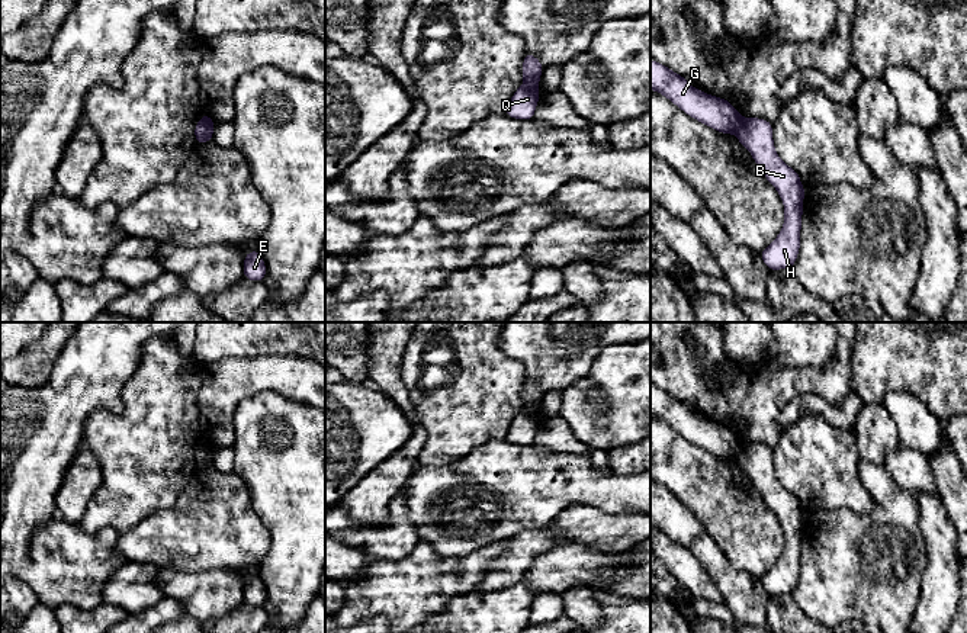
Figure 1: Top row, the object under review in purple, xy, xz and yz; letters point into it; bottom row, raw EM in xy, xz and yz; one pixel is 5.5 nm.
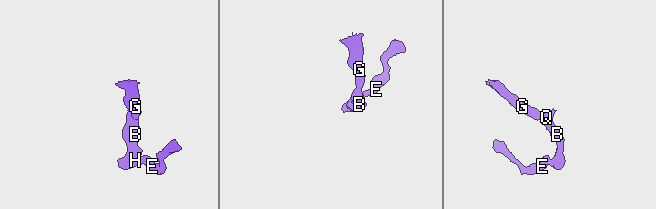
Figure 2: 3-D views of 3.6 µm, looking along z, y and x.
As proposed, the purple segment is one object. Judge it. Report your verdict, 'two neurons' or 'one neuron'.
two neurons

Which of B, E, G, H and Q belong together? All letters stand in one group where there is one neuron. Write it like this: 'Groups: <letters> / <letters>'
Groups: B E H Q / G

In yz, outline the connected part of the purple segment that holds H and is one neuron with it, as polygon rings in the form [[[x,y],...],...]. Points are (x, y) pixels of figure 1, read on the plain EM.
[[[742,443],[735,454],[738,466],[751,478],[765,504],[775,512],[784,531],[784,550],[759,581],[770,597],[791,594],[799,582],[803,524],[806,514],[796,495],[775,478],[772,449],[761,443]]]

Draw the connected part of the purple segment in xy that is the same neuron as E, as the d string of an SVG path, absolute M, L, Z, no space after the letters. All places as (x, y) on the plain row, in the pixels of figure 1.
M258 575L250 576L244 582L242 589L244 603L253 607L264 607L266 588Z

